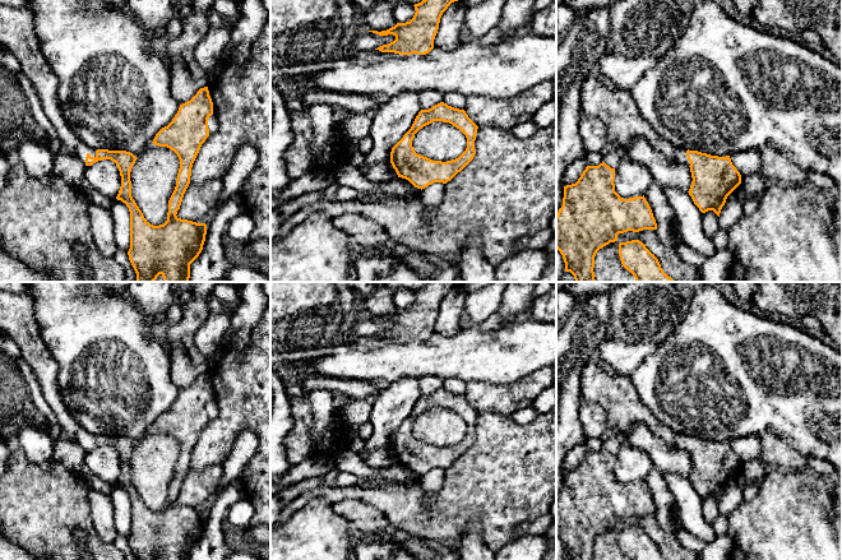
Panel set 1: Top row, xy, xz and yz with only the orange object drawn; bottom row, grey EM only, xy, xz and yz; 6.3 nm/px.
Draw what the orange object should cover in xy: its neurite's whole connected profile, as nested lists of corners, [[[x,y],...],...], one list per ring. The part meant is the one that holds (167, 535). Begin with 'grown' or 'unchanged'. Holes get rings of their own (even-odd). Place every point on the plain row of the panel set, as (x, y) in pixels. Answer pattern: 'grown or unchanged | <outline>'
grown | [[[208,372],[200,374],[190,387],[180,390],[172,407],[152,427],[170,434],[180,445],[176,472],[168,486],[167,506],[159,512],[144,504],[131,482],[130,458],[139,439],[94,435],[83,427],[77,431],[77,441],[85,452],[111,445],[120,457],[121,472],[116,485],[125,489],[130,497],[128,541],[137,560],[190,560],[190,550],[203,536],[207,510],[181,505],[176,500],[190,469],[193,449],[209,422],[208,404],[212,401],[213,388]]]

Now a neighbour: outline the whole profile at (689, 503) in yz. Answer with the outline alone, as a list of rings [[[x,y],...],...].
[[[665,472],[663,477],[680,510],[683,528],[702,540],[707,546],[716,538],[712,526],[704,519],[703,499],[689,478]]]

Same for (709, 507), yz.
[[[713,496],[703,499],[702,505],[704,519],[711,524],[718,515],[718,501]]]

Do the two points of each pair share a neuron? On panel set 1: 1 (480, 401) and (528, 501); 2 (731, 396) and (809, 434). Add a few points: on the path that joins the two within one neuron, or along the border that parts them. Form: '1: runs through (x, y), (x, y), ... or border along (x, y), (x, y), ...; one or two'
1: border along (479, 412), (498, 412), (510, 416); two
2: runs through (750, 396), (771, 396), (790, 415); one

